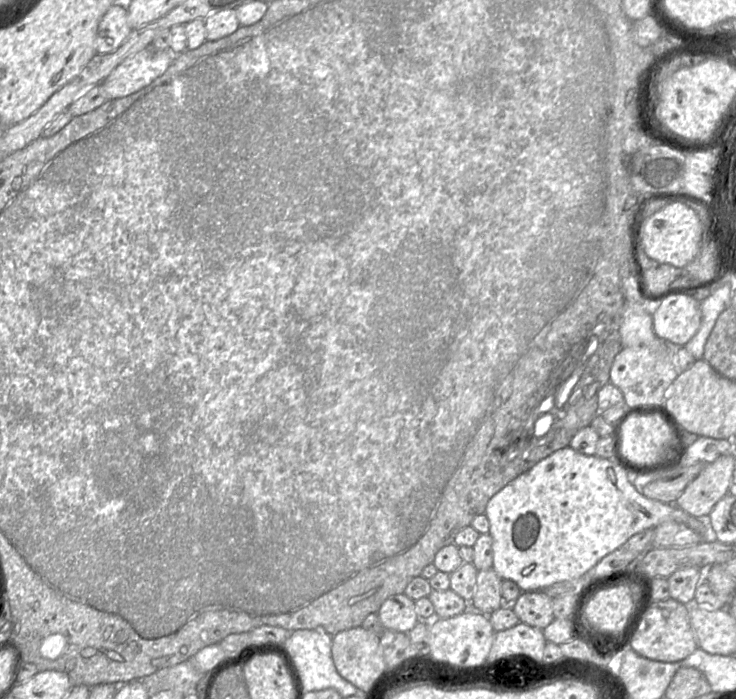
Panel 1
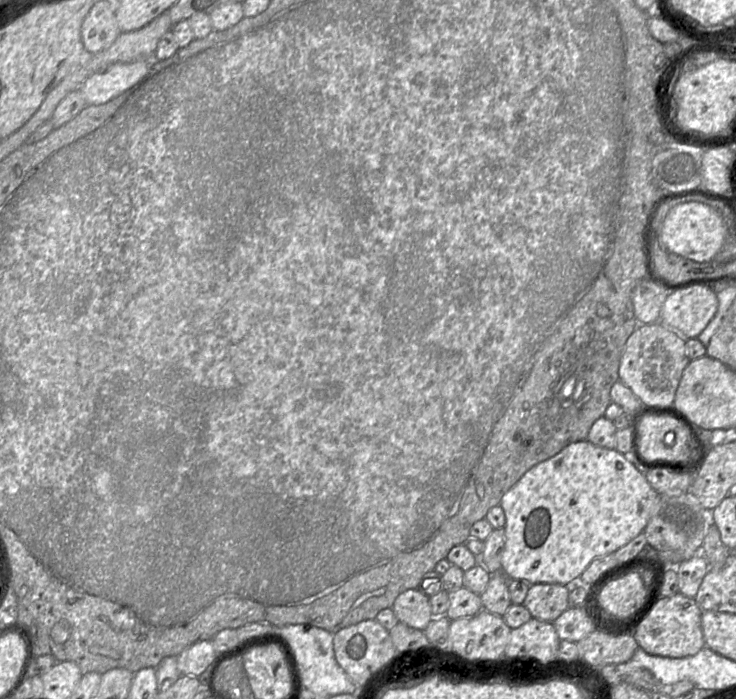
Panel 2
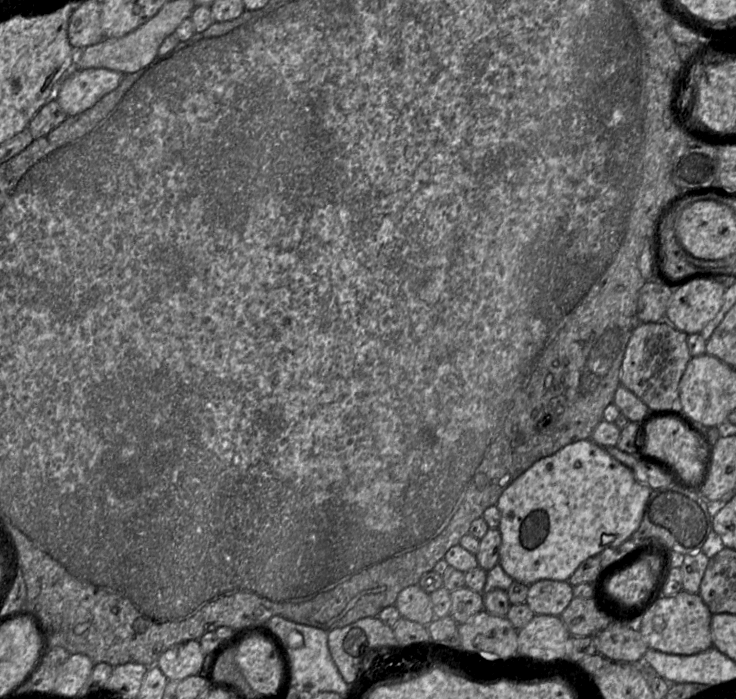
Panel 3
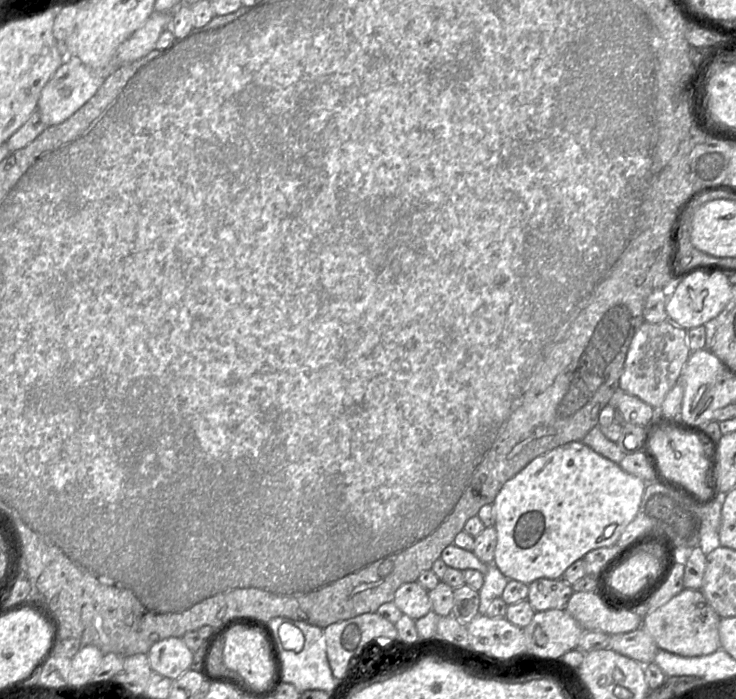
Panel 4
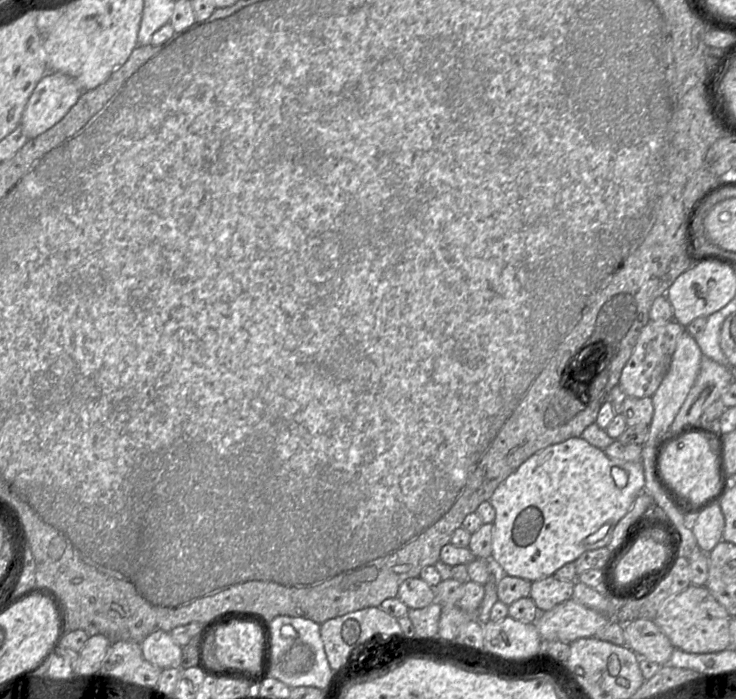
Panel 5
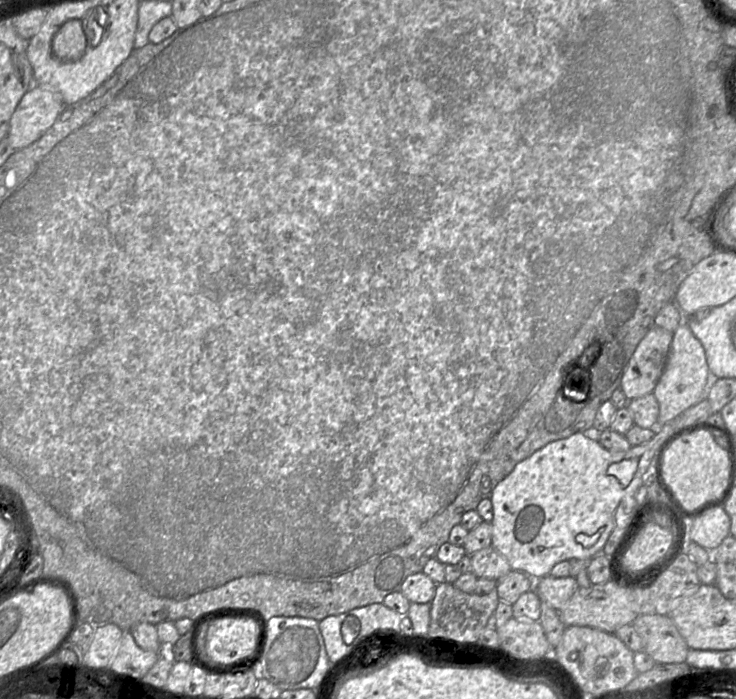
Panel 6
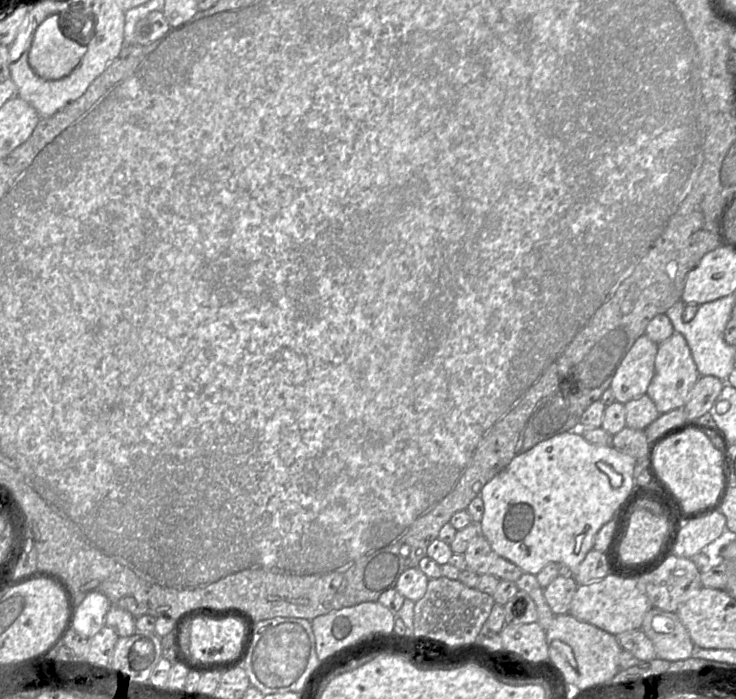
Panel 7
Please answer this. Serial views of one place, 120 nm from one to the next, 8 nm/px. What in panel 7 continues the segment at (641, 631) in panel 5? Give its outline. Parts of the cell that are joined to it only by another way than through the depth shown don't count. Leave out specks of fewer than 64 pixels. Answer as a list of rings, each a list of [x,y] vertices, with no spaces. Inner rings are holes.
[[[651,607],[641,630],[652,642],[657,658],[674,662],[692,656],[694,644],[677,613]]]

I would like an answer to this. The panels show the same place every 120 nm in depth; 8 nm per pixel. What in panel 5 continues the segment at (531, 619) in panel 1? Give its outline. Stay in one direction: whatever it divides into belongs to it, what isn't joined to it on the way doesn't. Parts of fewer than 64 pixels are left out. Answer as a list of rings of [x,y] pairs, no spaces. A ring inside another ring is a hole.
[[[554,576],[532,583],[530,597],[539,613],[545,613],[573,597],[575,582],[557,579]]]

